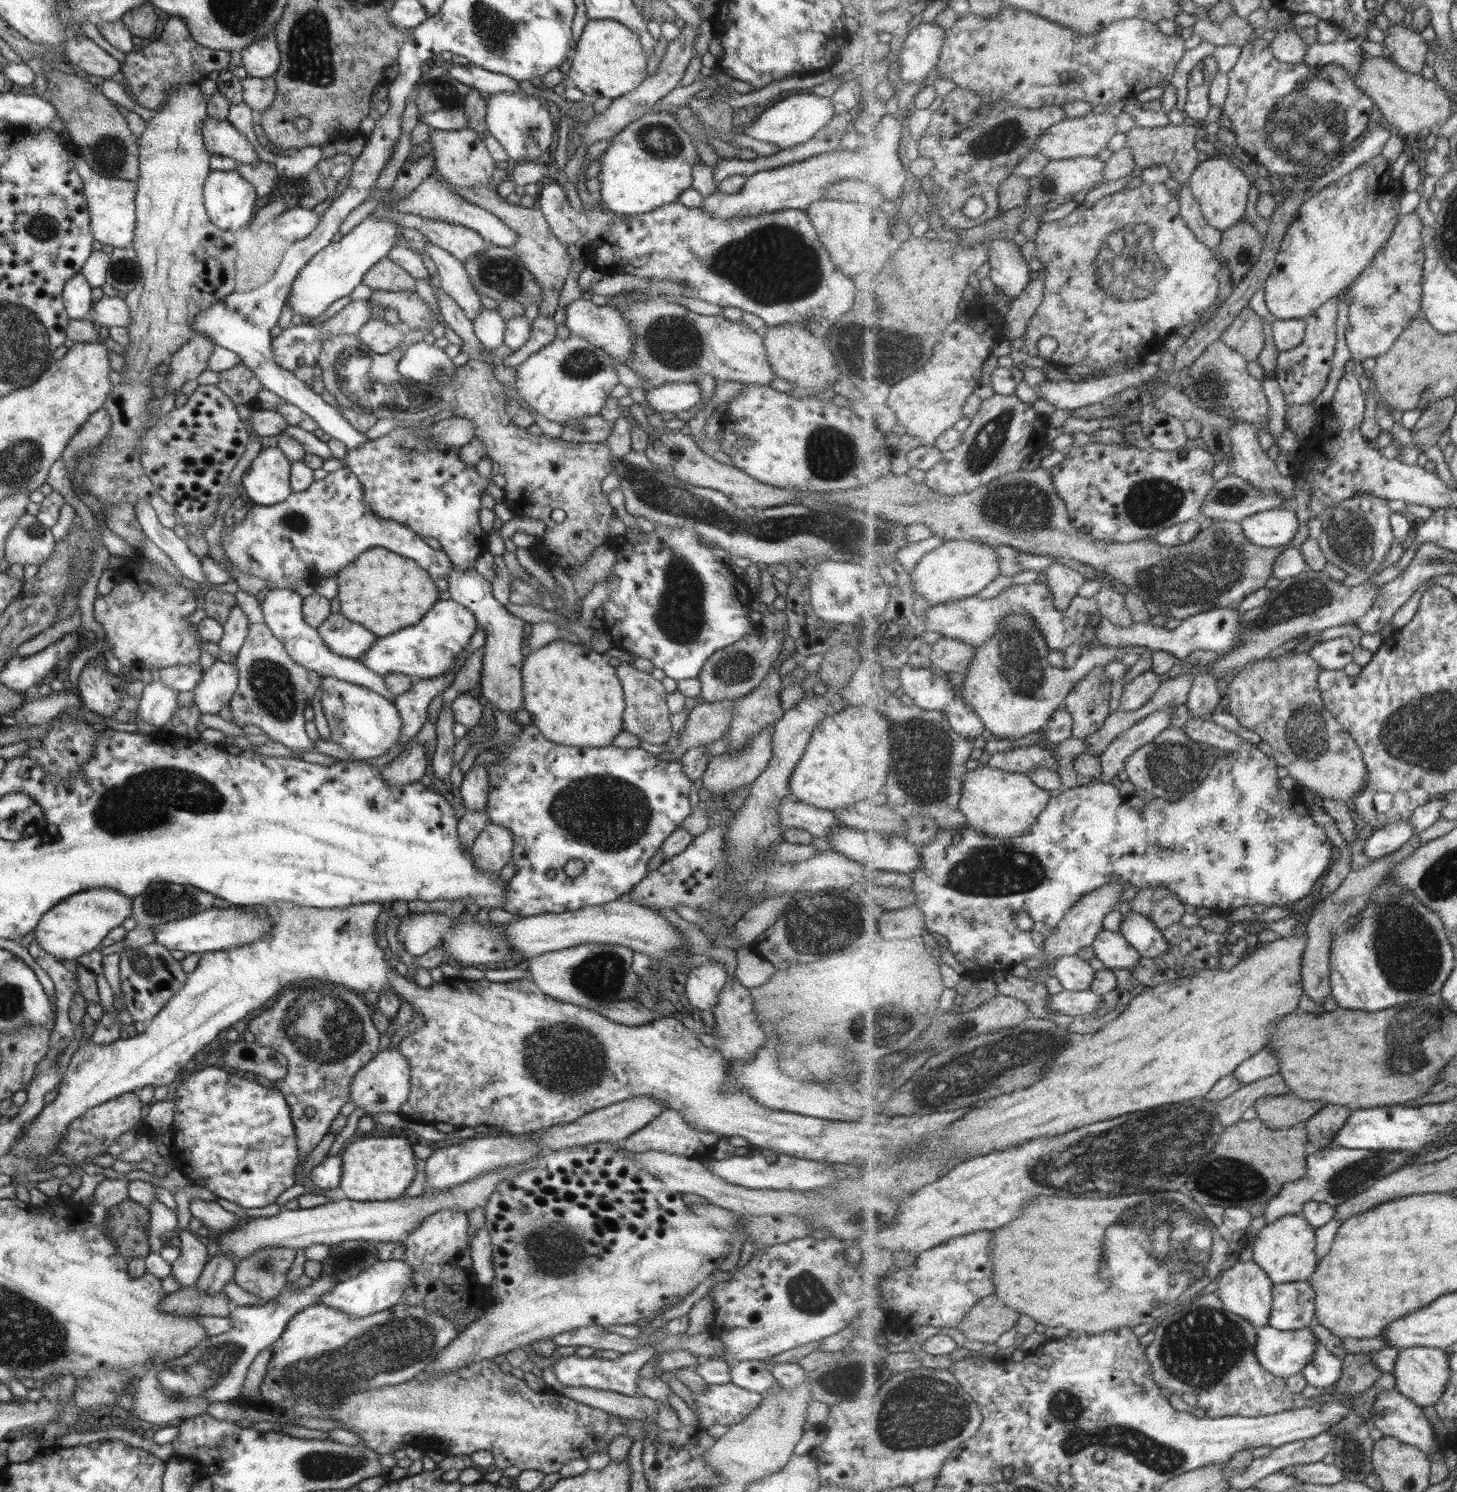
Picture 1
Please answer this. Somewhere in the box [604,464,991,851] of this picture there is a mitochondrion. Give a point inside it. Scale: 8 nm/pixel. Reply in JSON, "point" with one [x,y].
{"point":[922,761]}

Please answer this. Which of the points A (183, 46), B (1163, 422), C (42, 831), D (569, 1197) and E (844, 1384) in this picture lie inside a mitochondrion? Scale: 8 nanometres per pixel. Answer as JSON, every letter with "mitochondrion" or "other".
{"A":"other","B":"other","C":"other","D":"other","E":"mitochondrion"}

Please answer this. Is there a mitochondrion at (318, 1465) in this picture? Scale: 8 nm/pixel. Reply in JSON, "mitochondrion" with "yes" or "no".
{"mitochondrion":"yes"}

